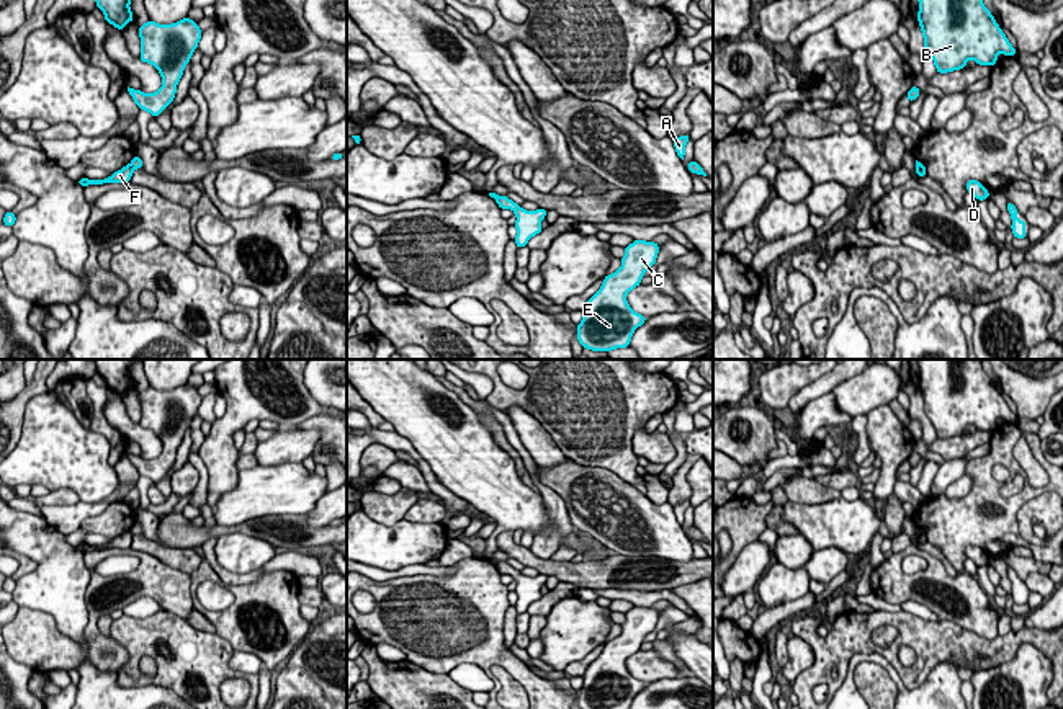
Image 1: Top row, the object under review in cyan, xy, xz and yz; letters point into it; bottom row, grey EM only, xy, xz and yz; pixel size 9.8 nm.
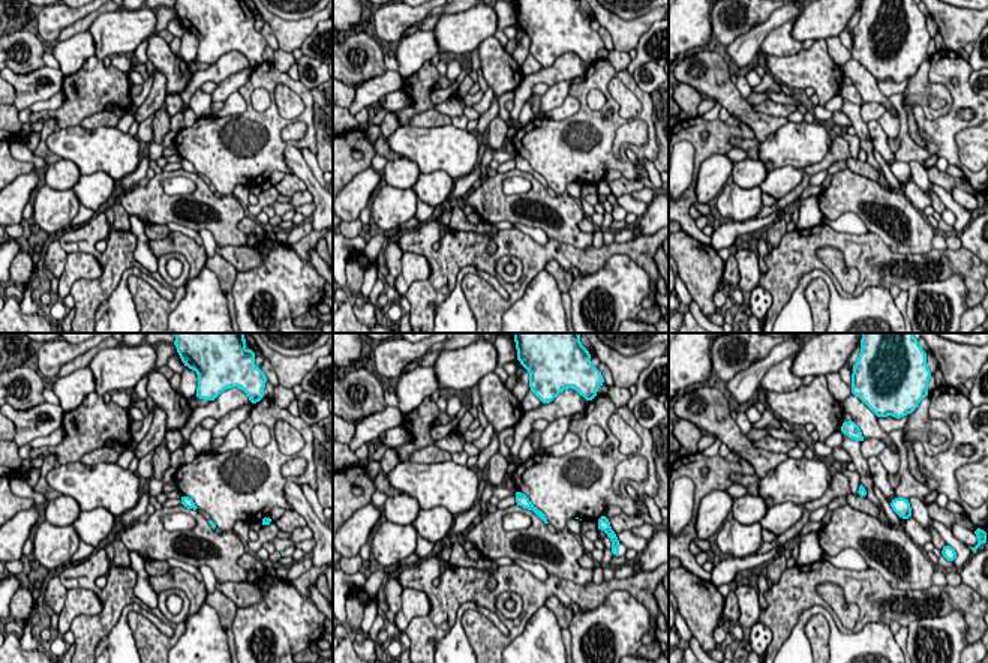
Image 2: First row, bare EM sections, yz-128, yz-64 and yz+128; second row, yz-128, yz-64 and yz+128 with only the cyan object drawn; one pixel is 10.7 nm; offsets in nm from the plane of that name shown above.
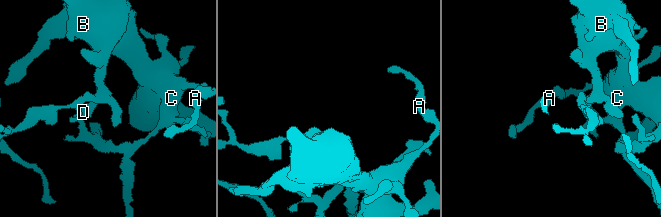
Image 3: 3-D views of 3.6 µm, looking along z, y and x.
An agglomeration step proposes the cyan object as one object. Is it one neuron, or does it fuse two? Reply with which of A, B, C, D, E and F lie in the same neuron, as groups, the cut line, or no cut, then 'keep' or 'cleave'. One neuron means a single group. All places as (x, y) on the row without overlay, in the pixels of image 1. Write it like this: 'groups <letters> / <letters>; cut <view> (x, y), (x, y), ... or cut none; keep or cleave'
groups A B C D E / F; cut yz (916, 531), (924, 536); cleave

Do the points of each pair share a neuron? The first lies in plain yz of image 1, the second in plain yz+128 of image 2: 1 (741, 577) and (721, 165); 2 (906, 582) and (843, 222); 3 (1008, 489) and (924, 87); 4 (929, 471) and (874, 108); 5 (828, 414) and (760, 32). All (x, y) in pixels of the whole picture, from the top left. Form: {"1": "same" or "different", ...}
{"1": "same", "2": "different", "3": "same", "4": "different", "5": "different"}

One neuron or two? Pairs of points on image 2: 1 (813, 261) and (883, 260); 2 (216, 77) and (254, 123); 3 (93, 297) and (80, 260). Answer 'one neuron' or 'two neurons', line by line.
1: one neuron
2: two neurons
3: two neurons

